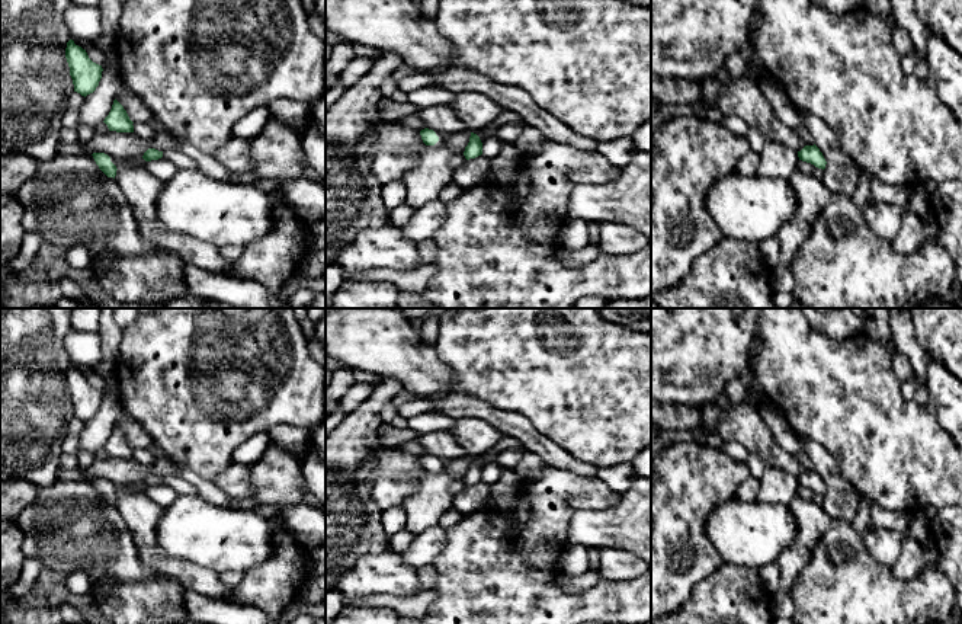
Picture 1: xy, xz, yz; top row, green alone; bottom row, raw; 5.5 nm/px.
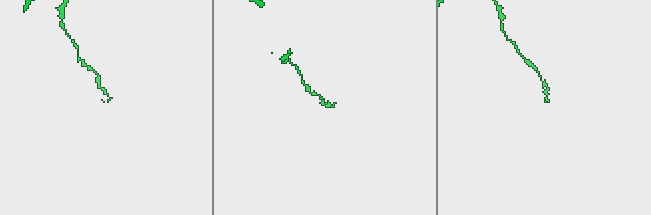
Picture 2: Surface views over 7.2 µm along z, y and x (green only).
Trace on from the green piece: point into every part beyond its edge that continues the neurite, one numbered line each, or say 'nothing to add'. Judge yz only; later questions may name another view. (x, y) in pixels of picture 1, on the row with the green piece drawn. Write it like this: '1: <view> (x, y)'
nothing to add

